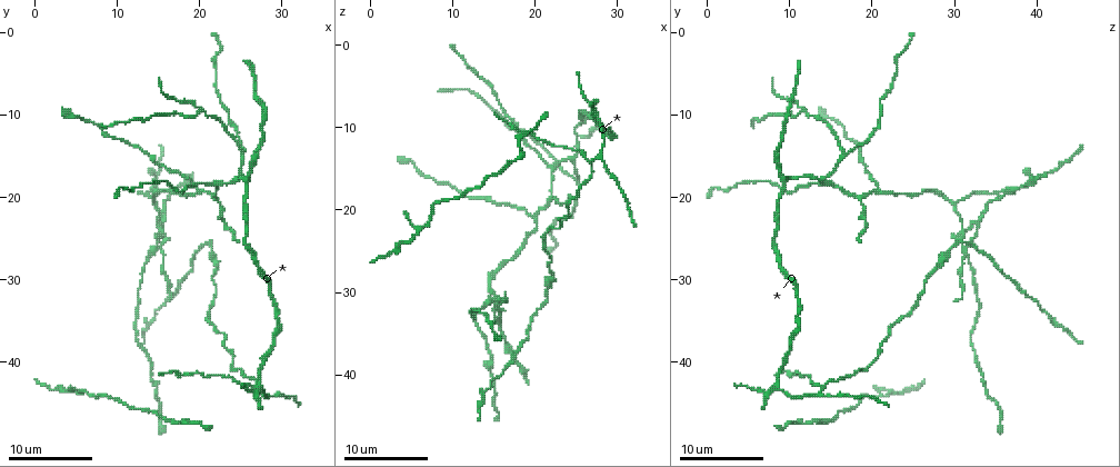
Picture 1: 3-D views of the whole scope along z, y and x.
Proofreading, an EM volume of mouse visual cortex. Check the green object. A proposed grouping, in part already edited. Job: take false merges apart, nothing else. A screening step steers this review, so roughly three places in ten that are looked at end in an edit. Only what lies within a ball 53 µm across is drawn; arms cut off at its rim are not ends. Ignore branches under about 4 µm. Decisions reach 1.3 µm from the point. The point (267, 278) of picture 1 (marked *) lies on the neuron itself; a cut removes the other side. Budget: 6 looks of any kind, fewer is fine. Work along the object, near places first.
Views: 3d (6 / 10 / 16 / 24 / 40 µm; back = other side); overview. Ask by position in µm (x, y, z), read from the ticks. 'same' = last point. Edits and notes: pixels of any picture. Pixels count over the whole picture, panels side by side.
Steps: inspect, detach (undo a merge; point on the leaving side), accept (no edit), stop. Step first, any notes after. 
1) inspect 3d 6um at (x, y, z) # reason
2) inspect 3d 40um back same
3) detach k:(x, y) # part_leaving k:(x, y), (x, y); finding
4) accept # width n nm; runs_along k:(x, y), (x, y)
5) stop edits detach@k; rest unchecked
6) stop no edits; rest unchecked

inspect 3d 16um at (25.5, 14.5, 17.0) # branch point

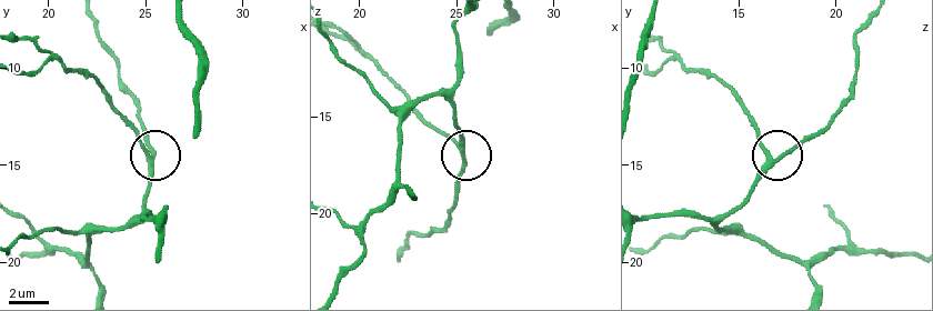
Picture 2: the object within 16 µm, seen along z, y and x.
accept # arms 3; runs_along 2:(641, 219), (665, 214), (725, 218), (775, 159), (819, 131); continuous, no second neuron

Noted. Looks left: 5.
inspect 3d 10um at (24.5, 18.0, 14.0) # arms part here

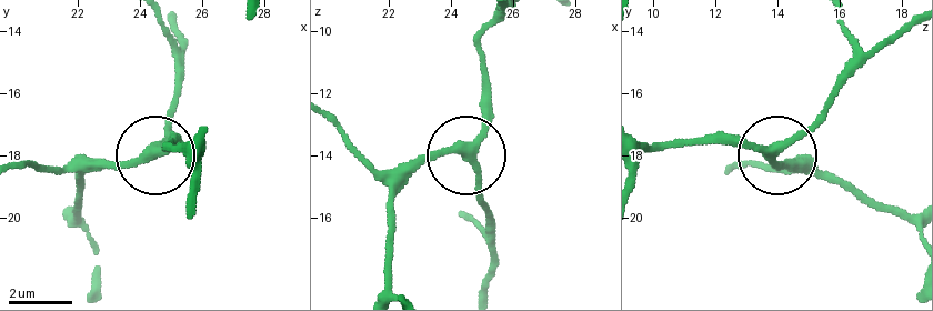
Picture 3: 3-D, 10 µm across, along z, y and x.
accept # width 270 nm; runs_along 3:(644, 151), (692, 141), (748, 141), (780, 151), (833, 103); continuous, no second neuron

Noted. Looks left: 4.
inspect 3d 16um at (14.5, 21.0, 30.0) # a fork

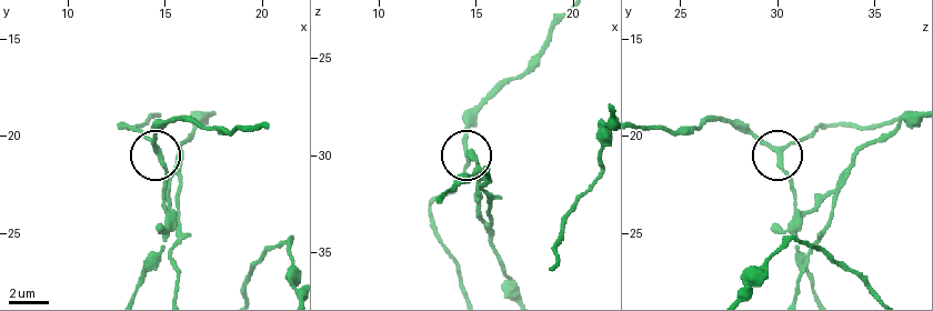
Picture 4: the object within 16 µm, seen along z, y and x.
inspect 3d 6um at (14.7, 20.9, 30.1)

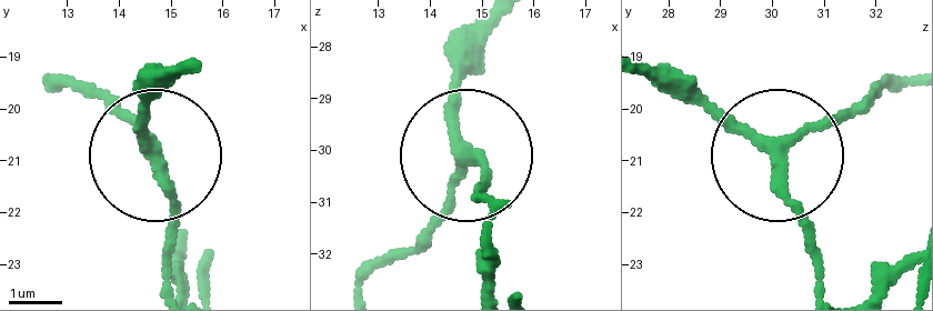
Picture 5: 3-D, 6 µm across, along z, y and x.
accept # width 210 nm; continuous, no second neuron

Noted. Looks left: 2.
stop no edits; rest unchecked

